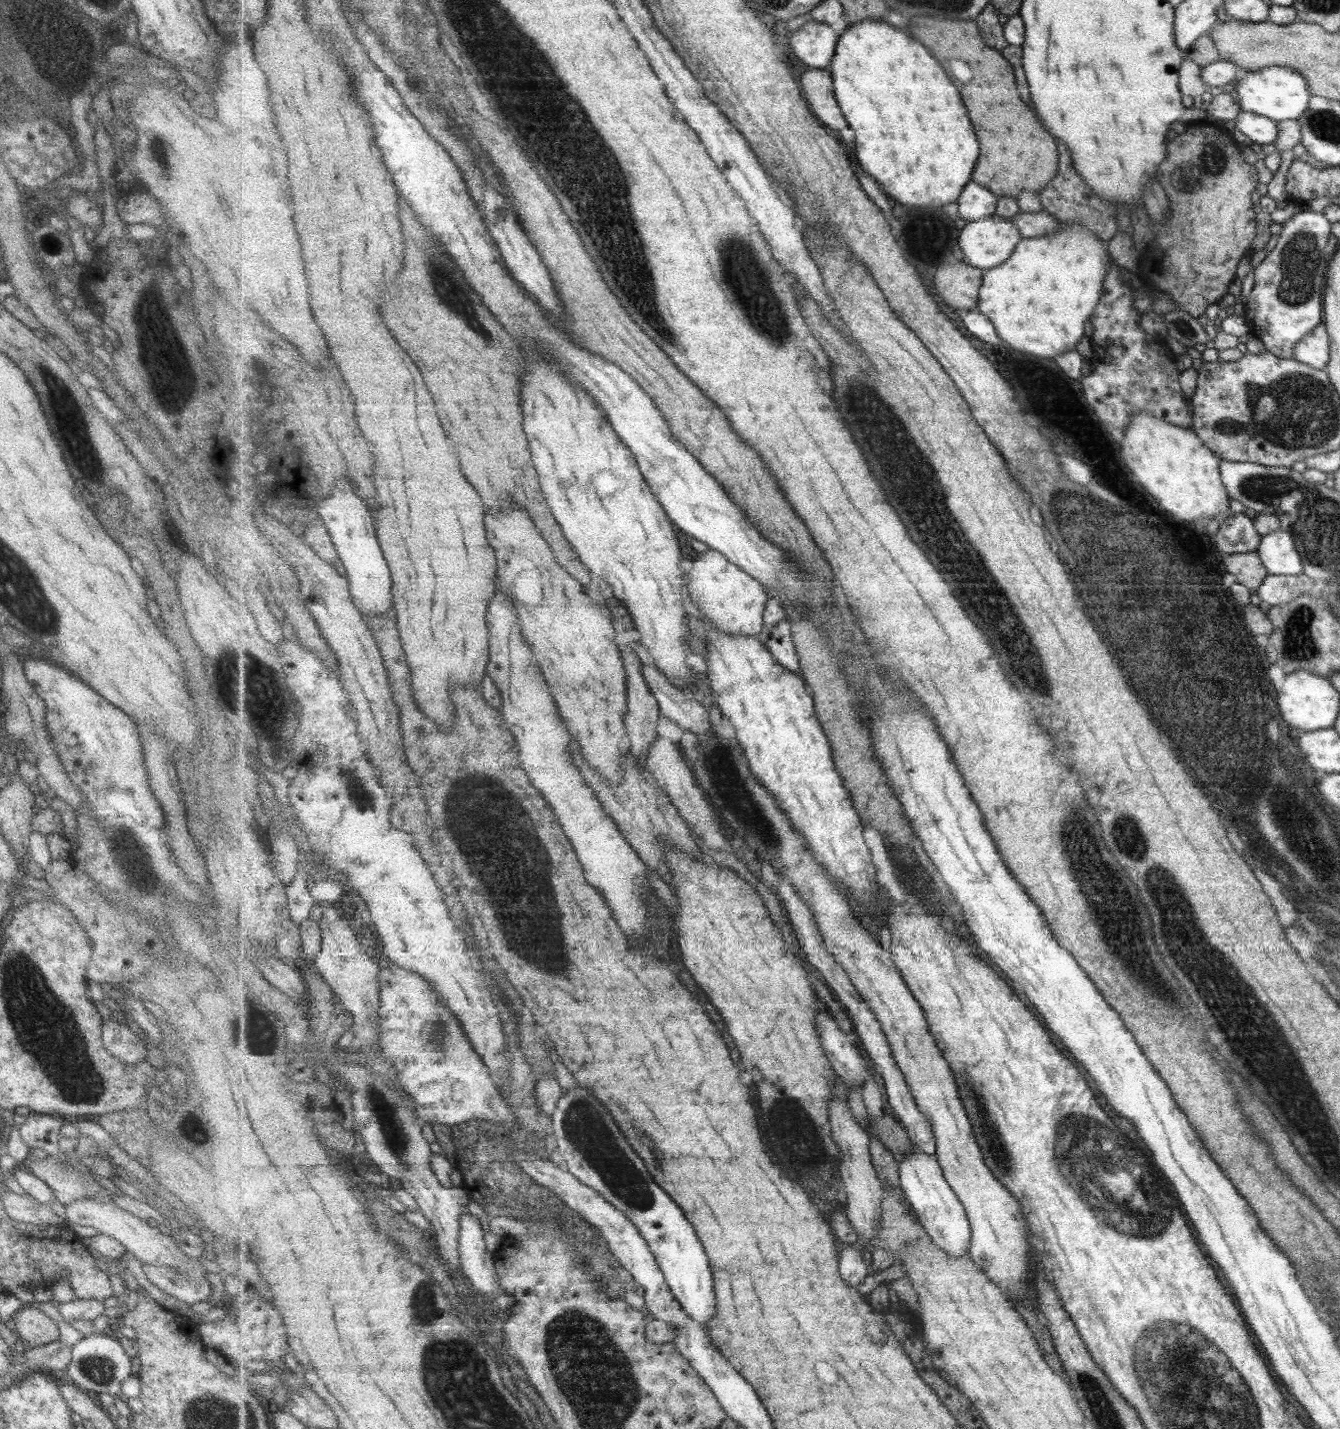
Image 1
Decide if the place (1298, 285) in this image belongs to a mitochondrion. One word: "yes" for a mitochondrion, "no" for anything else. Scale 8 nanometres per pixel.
yes

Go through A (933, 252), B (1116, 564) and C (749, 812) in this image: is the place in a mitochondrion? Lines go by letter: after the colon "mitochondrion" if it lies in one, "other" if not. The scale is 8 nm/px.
A: other
B: mitochondrion
C: mitochondrion

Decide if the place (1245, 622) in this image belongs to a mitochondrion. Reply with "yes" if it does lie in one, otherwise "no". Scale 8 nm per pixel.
no

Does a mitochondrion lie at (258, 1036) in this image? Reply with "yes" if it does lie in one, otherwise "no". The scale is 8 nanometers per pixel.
yes

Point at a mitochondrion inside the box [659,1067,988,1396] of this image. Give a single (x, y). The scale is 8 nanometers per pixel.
(790, 1123)

